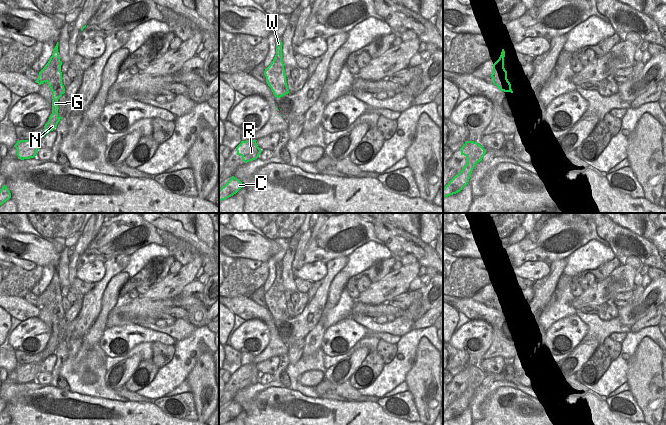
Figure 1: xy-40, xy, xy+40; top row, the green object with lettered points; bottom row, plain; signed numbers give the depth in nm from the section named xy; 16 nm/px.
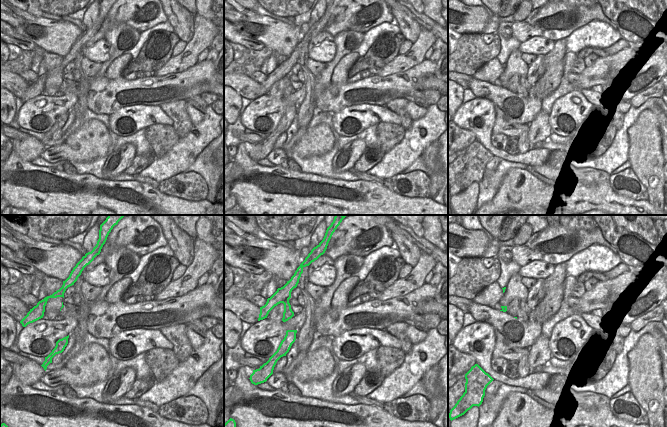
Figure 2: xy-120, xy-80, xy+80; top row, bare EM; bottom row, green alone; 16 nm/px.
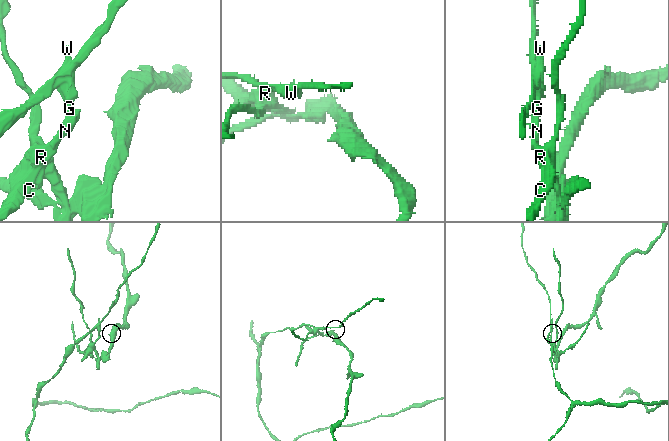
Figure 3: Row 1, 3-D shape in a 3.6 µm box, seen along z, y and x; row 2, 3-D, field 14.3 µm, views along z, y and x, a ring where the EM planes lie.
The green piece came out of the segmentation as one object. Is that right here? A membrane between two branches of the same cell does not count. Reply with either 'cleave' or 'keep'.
cleave

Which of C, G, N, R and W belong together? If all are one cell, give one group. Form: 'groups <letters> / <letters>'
groups C G N R / W

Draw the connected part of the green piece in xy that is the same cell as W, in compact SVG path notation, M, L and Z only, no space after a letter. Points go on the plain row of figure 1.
M281 264L276 265L276 279L270 289L265 293L264 299L266 301L266 306L268 309L273 308L273 304L278 300L278 297L275 296L277 292L284 291L282 285L282 266Z

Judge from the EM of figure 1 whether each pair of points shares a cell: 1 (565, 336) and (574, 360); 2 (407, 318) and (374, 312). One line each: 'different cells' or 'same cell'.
1: different cells
2: different cells

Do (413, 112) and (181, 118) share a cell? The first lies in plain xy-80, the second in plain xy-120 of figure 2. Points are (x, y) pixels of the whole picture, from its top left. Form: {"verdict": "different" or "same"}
{"verdict": "different"}

